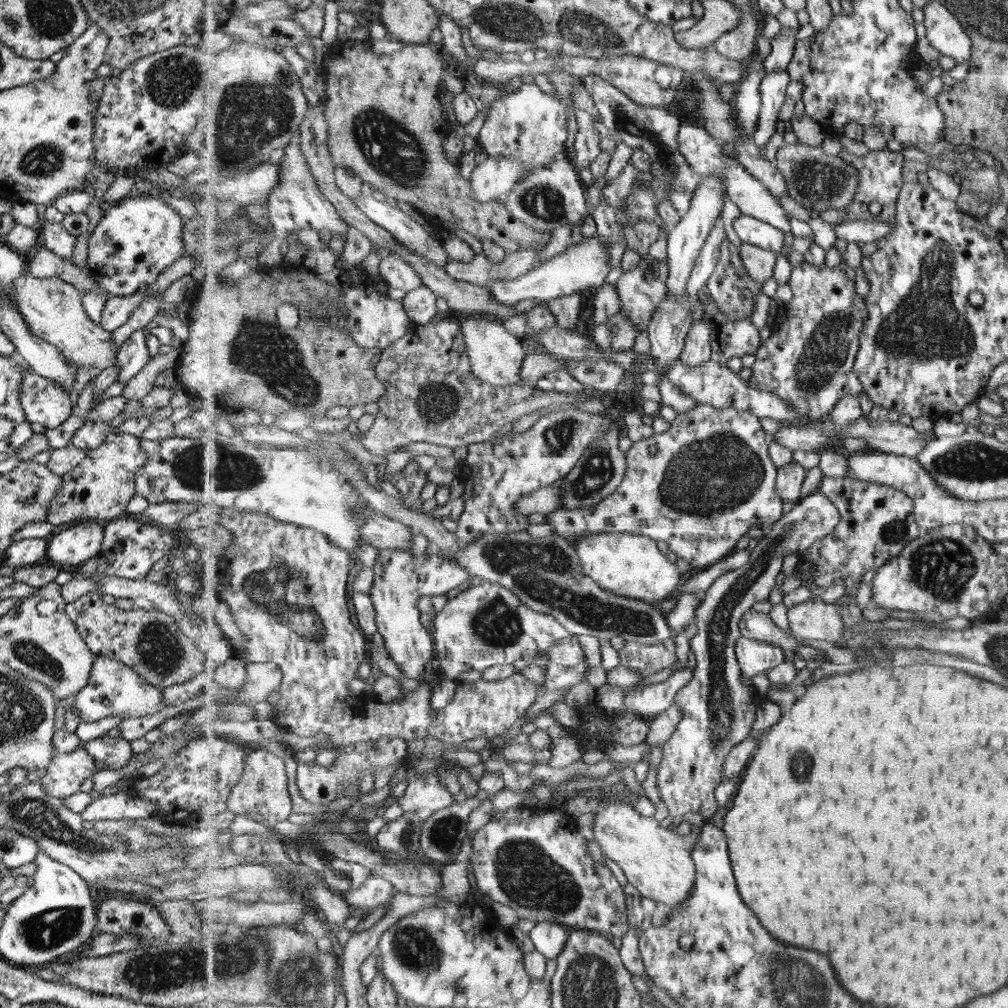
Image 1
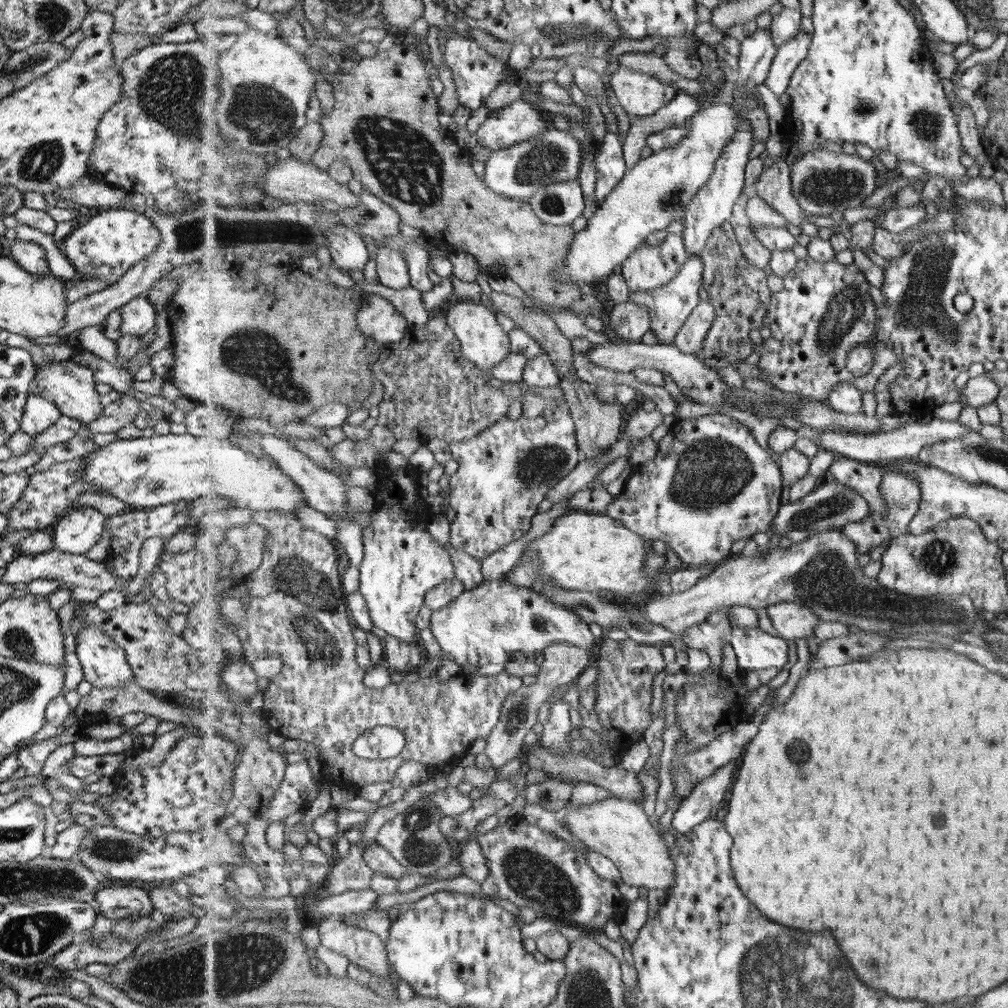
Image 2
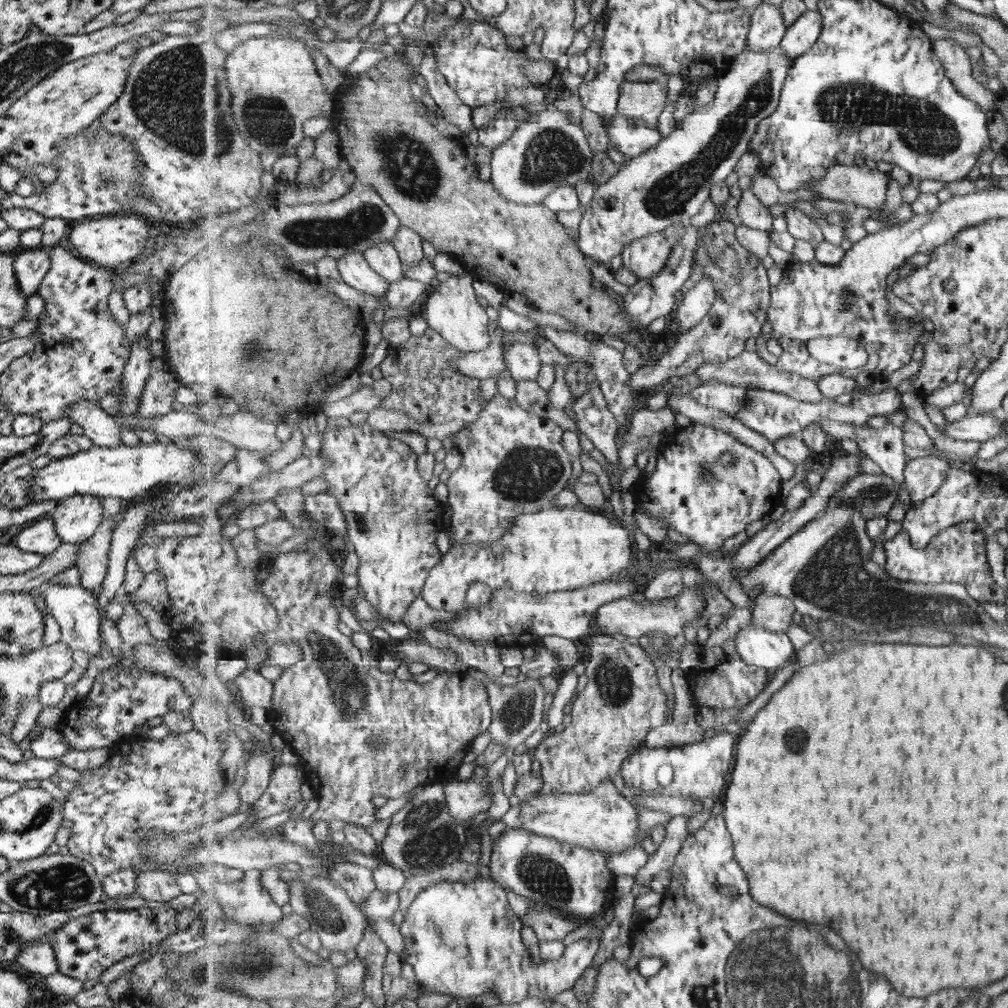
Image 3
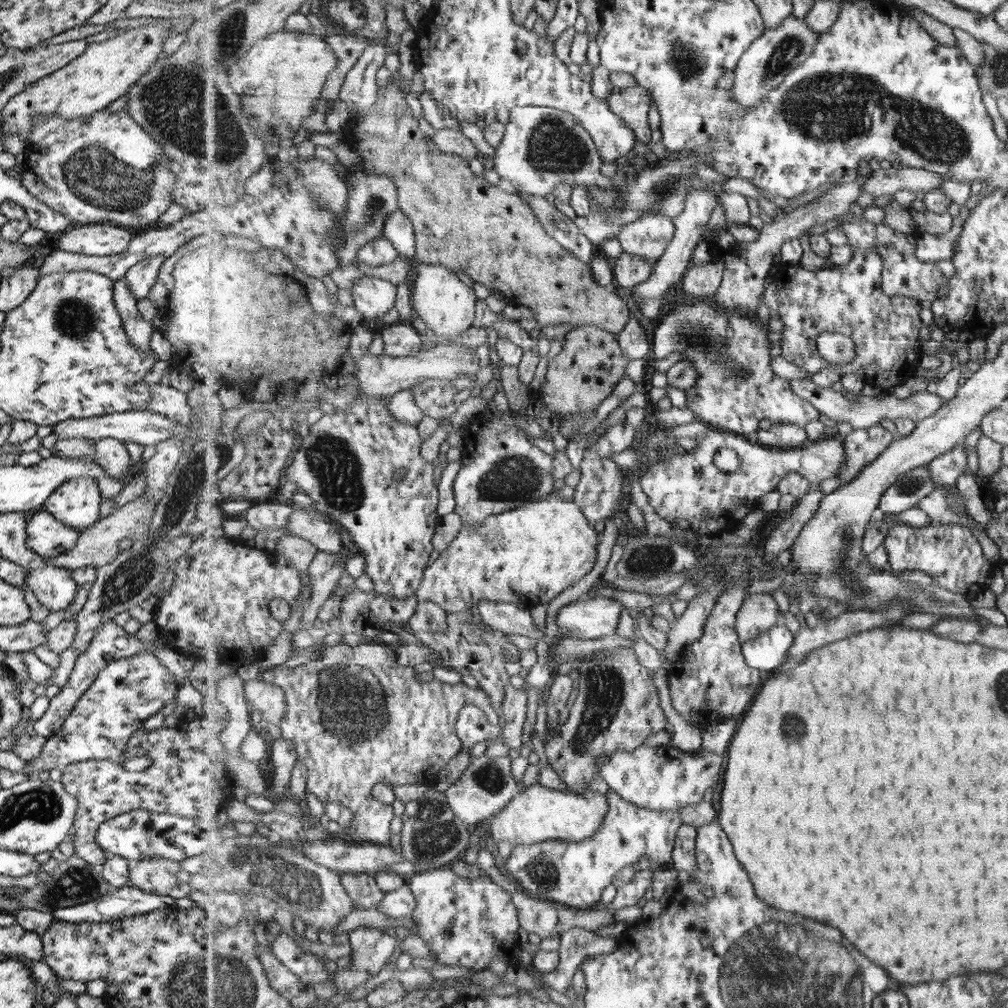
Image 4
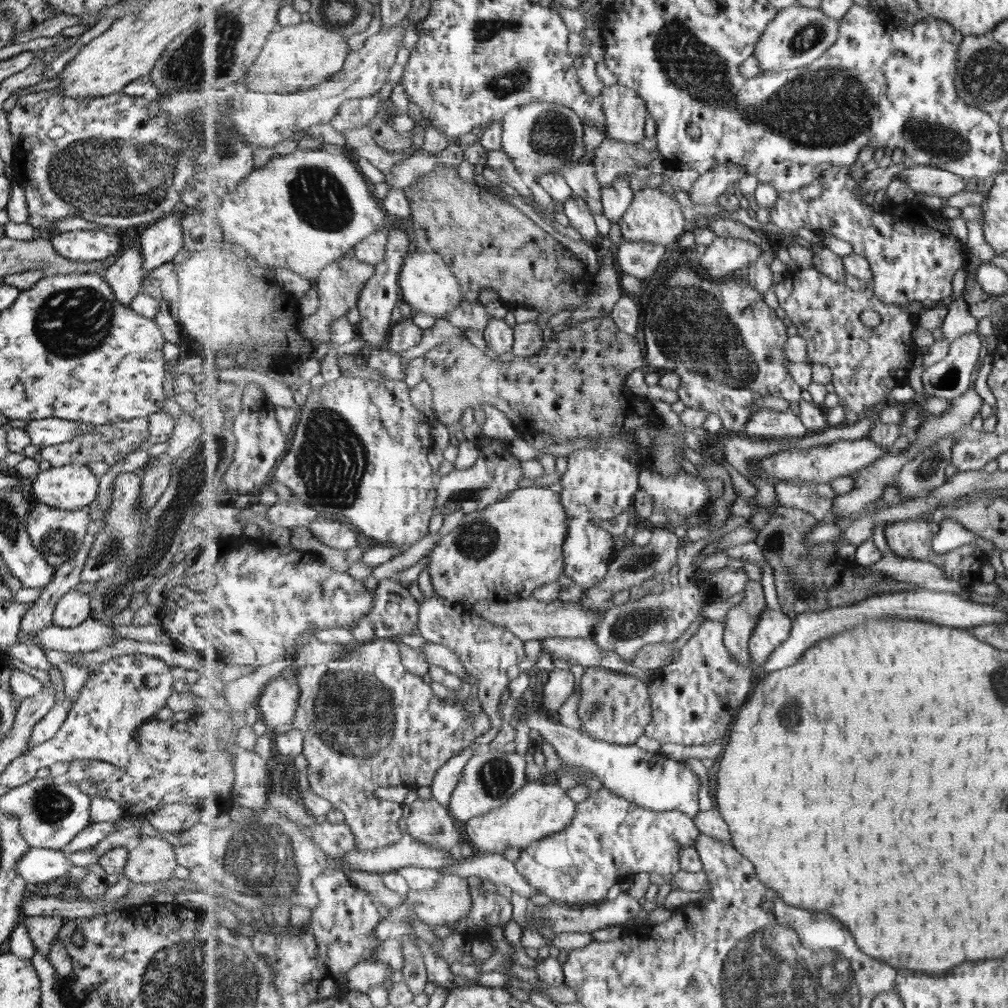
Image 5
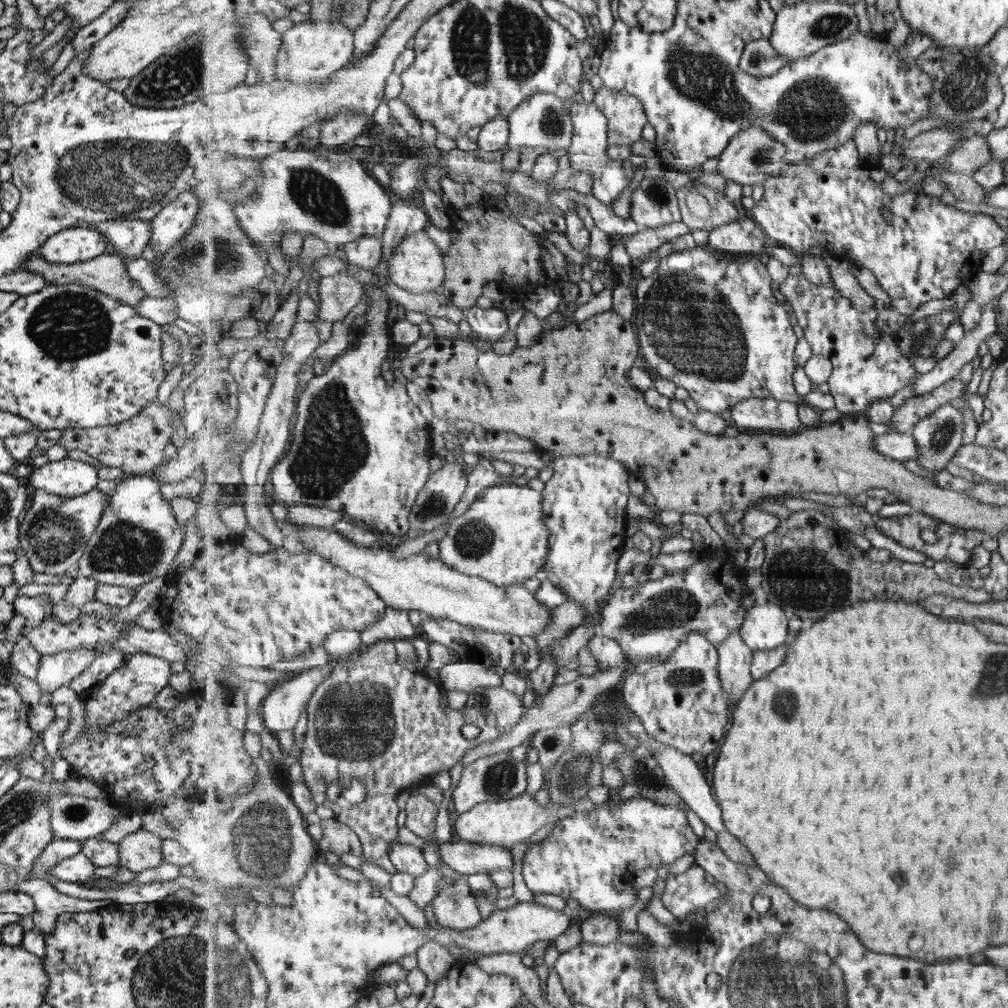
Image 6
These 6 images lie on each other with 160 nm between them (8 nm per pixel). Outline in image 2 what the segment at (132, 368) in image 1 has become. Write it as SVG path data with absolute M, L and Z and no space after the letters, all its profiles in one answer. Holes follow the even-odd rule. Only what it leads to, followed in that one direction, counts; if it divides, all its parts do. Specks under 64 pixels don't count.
M144 295L128 300L119 309L121 313L120 334L135 335L140 338L150 328L154 328L155 311Z

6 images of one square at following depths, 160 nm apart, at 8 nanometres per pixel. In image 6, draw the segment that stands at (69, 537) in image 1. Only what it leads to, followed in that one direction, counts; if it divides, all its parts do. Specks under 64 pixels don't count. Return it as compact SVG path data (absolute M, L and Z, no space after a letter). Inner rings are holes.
M65 457L33 469L28 482L46 493L75 498L95 488L97 478L93 465Z

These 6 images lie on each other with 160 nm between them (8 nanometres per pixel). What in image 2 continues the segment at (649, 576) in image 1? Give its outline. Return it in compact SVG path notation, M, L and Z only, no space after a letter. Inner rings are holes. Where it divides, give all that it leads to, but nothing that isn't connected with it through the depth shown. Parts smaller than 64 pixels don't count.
M571 511L555 518L552 529L528 544L521 558L525 563L539 559L543 563L543 575L567 591L596 594L604 590L629 598L631 594L645 593L651 586L648 573L643 571L647 556L644 541L645 538L629 530L616 518Z

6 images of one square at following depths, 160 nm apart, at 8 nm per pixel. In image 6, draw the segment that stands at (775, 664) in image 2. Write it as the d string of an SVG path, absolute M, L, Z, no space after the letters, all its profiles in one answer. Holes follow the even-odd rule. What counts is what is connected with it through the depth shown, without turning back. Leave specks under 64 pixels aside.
M770 602L754 605L746 612L740 633L754 651L775 650L783 646L789 632L789 616L783 607Z

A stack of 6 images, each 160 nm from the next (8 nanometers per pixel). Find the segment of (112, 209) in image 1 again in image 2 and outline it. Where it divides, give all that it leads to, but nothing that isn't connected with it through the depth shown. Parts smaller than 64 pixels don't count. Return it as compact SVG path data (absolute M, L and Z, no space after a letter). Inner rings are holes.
M126 209L101 211L85 224L75 227L60 243L60 254L82 278L114 283L128 268L157 246L160 236L150 218Z

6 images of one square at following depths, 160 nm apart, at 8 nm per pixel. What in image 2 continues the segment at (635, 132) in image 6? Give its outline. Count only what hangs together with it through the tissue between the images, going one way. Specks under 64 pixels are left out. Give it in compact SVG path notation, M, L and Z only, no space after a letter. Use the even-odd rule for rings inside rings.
M623 66L609 76L609 84L630 117L651 116L681 94L673 83Z

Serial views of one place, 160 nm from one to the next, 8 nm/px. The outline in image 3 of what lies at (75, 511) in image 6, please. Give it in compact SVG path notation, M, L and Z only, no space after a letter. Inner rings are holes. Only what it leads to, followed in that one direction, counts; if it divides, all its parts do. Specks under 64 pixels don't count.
M43 517L34 524L23 528L15 536L14 546L22 552L45 556L53 553L53 550L56 550L60 544L51 518Z

